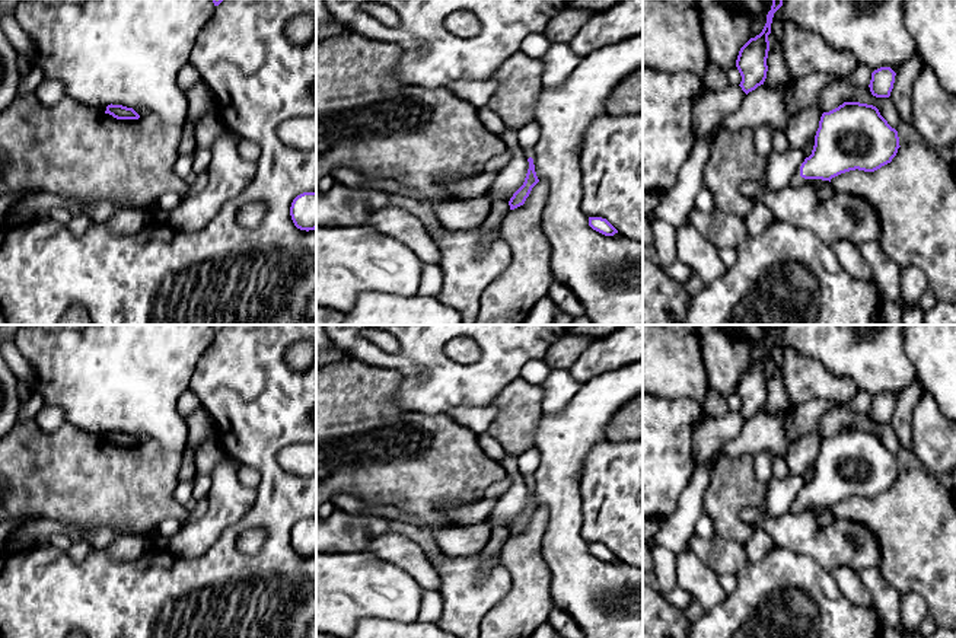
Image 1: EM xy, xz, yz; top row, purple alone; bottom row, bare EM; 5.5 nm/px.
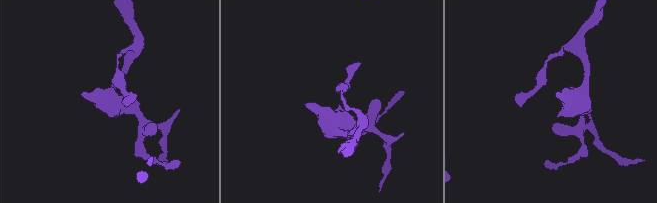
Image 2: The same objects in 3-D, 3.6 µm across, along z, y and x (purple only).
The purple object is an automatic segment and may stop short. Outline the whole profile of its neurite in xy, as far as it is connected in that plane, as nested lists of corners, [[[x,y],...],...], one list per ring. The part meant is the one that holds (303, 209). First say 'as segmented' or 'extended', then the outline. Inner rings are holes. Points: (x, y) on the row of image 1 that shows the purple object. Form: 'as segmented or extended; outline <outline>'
as segmented; outline [[[303,192],[297,195],[290,207],[290,216],[294,226],[300,230],[316,229],[316,192]]]

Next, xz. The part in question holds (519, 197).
extended; outline [[[525,149],[523,153],[529,162],[529,169],[528,169],[523,185],[513,194],[513,197],[509,201],[510,210],[514,210],[523,205],[532,188],[539,182],[536,172],[535,172],[535,165],[533,165],[533,159],[535,159],[533,149]]]

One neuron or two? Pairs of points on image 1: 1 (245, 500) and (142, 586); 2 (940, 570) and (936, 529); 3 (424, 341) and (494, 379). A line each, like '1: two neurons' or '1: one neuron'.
1: two neurons
2: one neuron
3: one neuron

